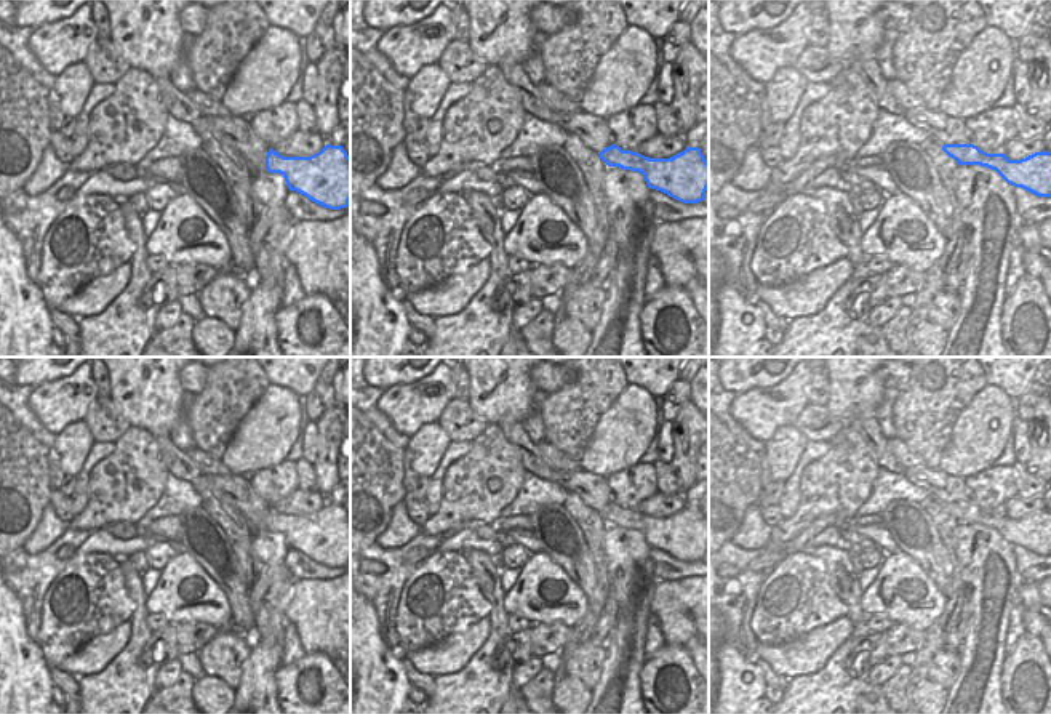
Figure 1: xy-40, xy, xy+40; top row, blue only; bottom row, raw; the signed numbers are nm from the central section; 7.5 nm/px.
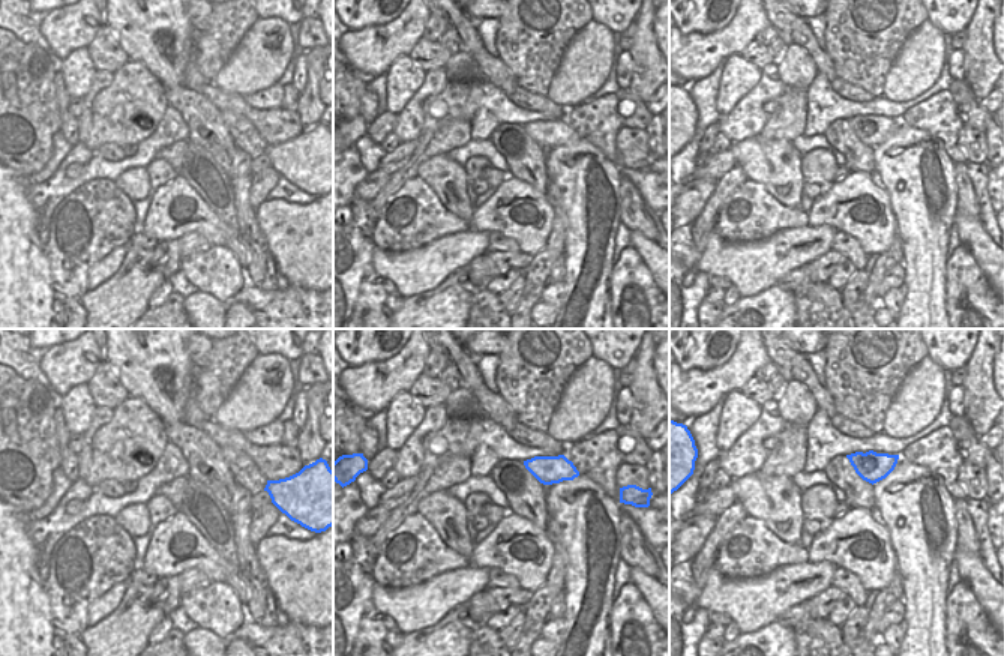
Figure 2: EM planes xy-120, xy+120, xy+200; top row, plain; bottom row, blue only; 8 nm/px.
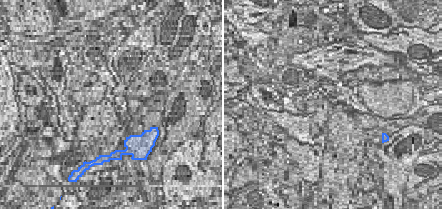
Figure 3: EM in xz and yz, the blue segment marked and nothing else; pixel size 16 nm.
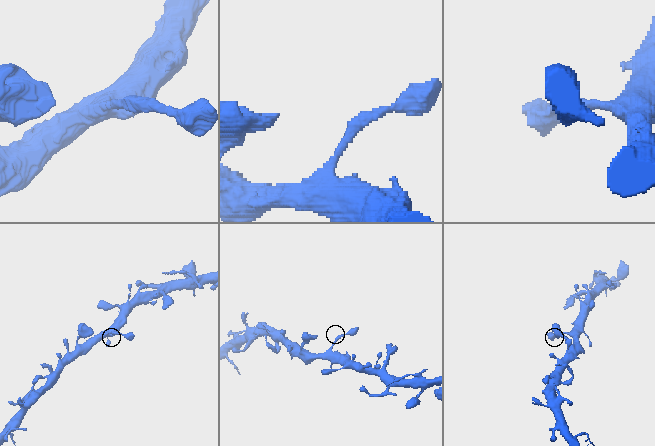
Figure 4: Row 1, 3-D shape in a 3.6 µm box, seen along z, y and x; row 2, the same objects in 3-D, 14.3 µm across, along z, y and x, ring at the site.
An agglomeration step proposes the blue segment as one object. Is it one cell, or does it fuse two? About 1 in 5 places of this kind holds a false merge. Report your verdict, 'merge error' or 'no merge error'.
no merge error

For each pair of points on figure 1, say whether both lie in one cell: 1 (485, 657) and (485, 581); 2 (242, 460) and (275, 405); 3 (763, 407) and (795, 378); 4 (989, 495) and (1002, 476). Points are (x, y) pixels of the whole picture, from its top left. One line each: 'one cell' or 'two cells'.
1: one cell
2: one cell
3: one cell
4: one cell

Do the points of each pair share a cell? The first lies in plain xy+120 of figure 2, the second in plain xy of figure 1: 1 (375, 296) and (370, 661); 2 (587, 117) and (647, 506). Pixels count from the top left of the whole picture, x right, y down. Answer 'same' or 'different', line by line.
1: same
2: different

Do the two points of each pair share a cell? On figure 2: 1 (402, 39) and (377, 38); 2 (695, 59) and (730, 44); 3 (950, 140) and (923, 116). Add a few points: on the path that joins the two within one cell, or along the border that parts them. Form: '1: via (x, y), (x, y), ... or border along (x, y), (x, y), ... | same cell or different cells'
1: via (396, 39), (383, 41) | same cell
2: via (704, 51), (710, 45), (721, 44) | same cell
3: via (944, 134), (929, 119) | same cell

